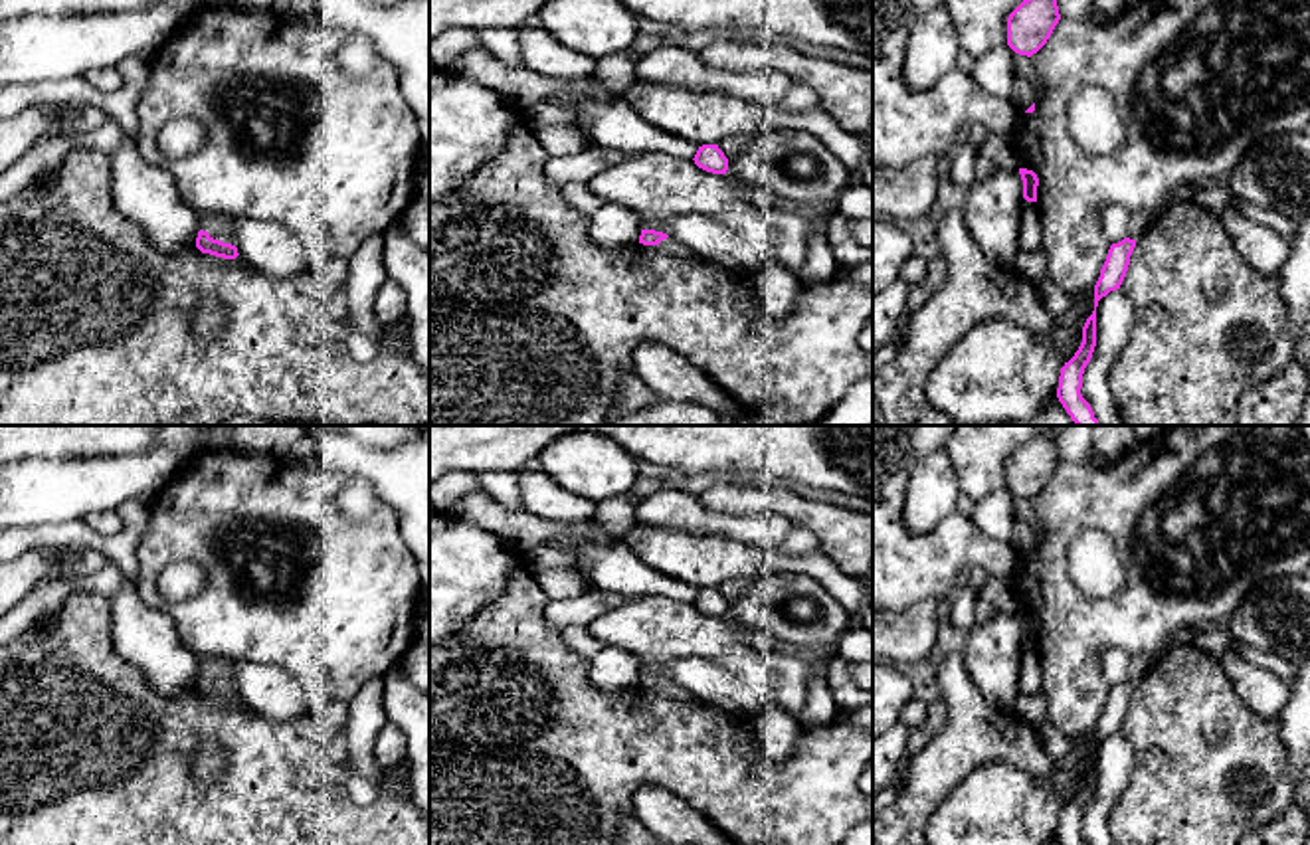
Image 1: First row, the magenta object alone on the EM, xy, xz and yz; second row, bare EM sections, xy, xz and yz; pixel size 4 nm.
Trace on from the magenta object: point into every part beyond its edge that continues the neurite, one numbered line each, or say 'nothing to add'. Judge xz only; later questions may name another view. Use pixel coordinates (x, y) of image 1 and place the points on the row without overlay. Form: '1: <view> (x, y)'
1: xz (673, 689)

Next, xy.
1: xy (218, 669)

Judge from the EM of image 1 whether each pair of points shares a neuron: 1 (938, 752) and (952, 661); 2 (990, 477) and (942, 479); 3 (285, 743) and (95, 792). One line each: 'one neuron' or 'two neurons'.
1: one neuron
2: two neurons
3: one neuron

